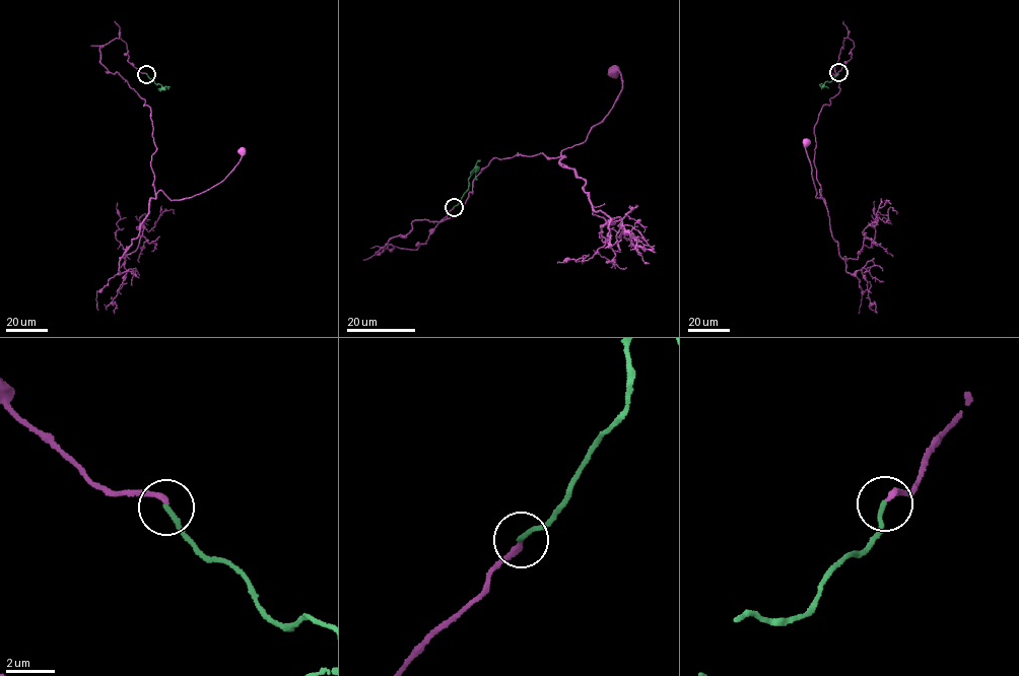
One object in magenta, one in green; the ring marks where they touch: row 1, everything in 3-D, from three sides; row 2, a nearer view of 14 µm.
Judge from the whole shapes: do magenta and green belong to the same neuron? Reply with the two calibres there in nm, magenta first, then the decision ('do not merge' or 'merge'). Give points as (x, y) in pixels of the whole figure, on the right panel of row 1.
240/200 nm | merge

